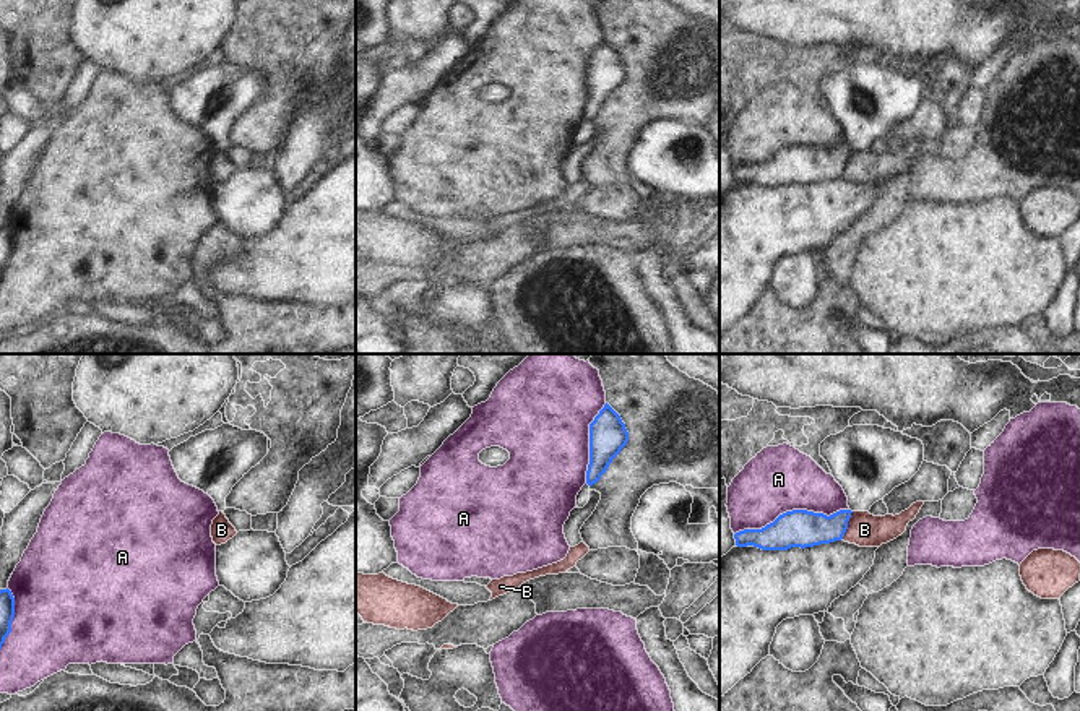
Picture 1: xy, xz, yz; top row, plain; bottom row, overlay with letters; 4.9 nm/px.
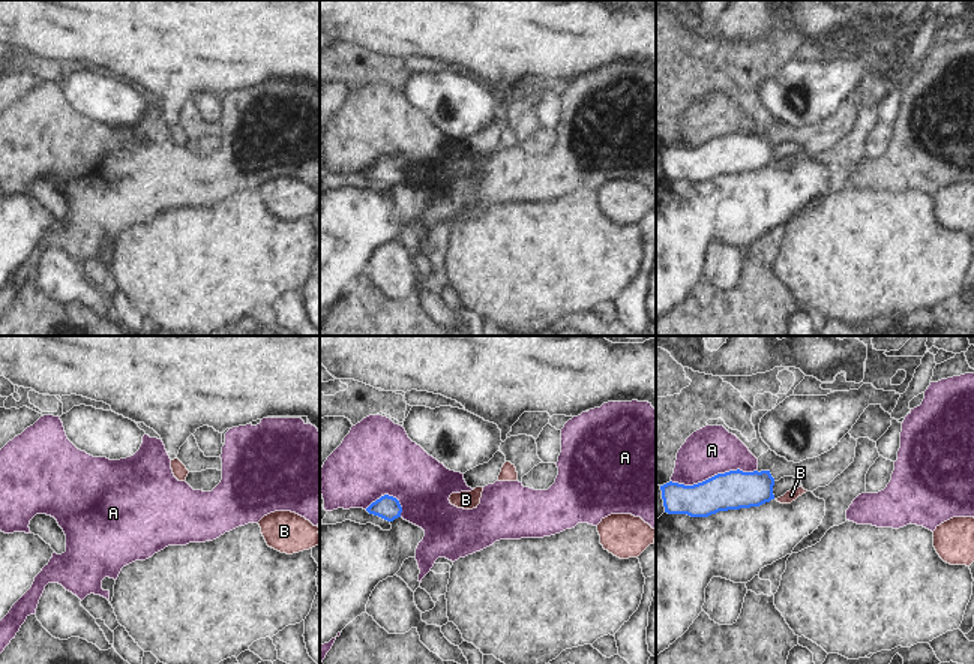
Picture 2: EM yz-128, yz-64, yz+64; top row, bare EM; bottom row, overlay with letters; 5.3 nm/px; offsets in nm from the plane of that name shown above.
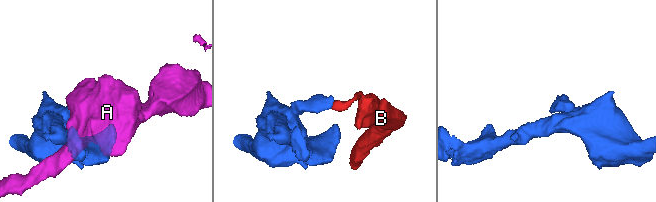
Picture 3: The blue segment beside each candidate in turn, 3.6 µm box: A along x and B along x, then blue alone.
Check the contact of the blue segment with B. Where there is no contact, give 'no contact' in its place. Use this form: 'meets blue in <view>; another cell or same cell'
meets blue in yz; another cell

